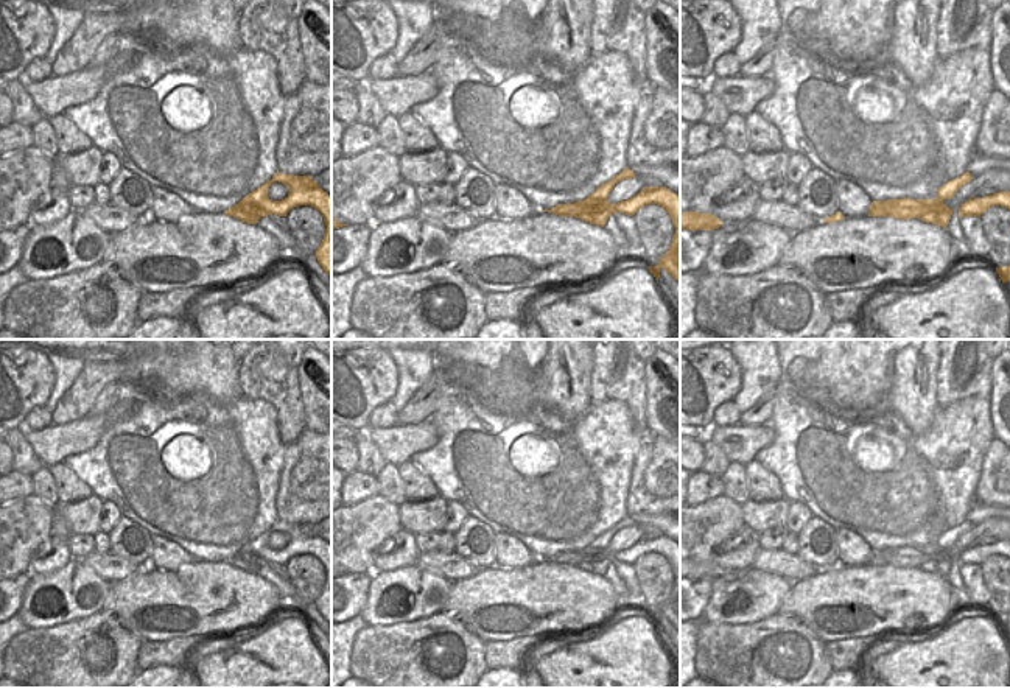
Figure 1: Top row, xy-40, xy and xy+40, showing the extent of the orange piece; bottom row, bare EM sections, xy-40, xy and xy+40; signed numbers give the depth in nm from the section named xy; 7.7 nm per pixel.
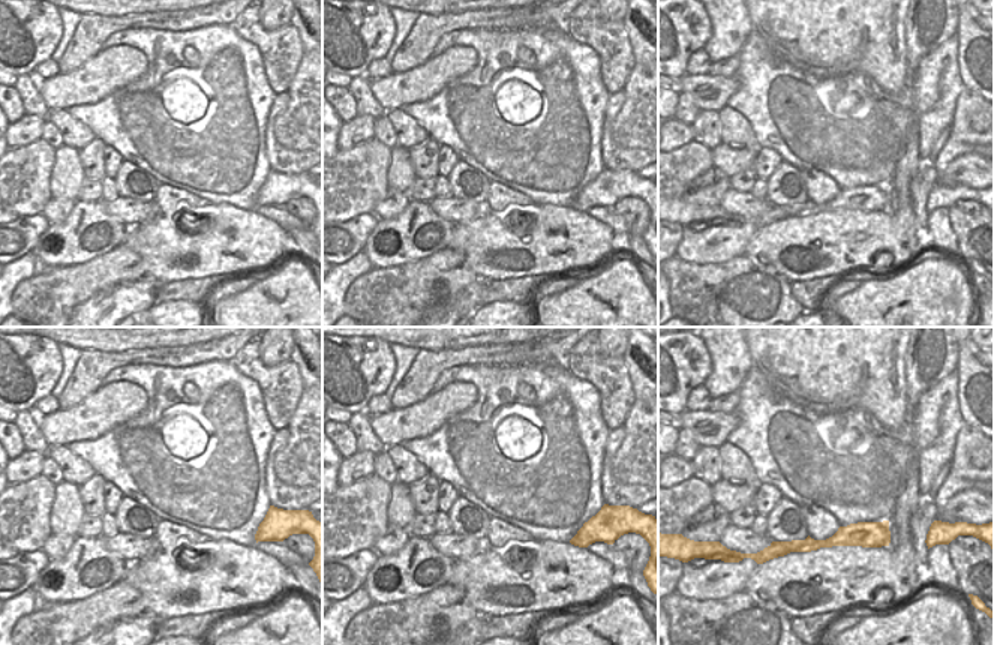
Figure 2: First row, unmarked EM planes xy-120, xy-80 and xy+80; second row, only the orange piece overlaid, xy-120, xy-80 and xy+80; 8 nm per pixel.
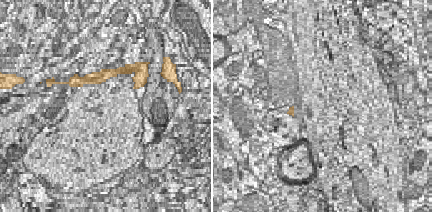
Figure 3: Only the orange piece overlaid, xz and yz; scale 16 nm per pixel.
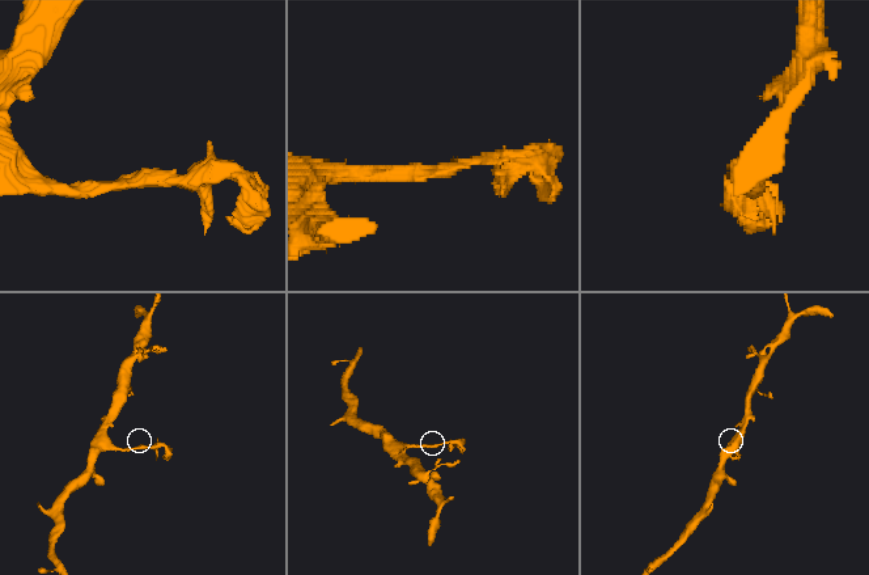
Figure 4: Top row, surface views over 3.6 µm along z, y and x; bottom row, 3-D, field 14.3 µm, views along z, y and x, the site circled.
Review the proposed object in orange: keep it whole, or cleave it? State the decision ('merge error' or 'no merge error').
no merge error

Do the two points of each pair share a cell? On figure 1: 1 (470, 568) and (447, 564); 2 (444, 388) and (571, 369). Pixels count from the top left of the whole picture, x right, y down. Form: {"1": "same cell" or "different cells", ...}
{"1": "same cell", "2": "different cells"}

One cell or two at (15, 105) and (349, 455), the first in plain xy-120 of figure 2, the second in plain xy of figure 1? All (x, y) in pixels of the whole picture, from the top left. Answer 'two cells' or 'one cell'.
one cell

